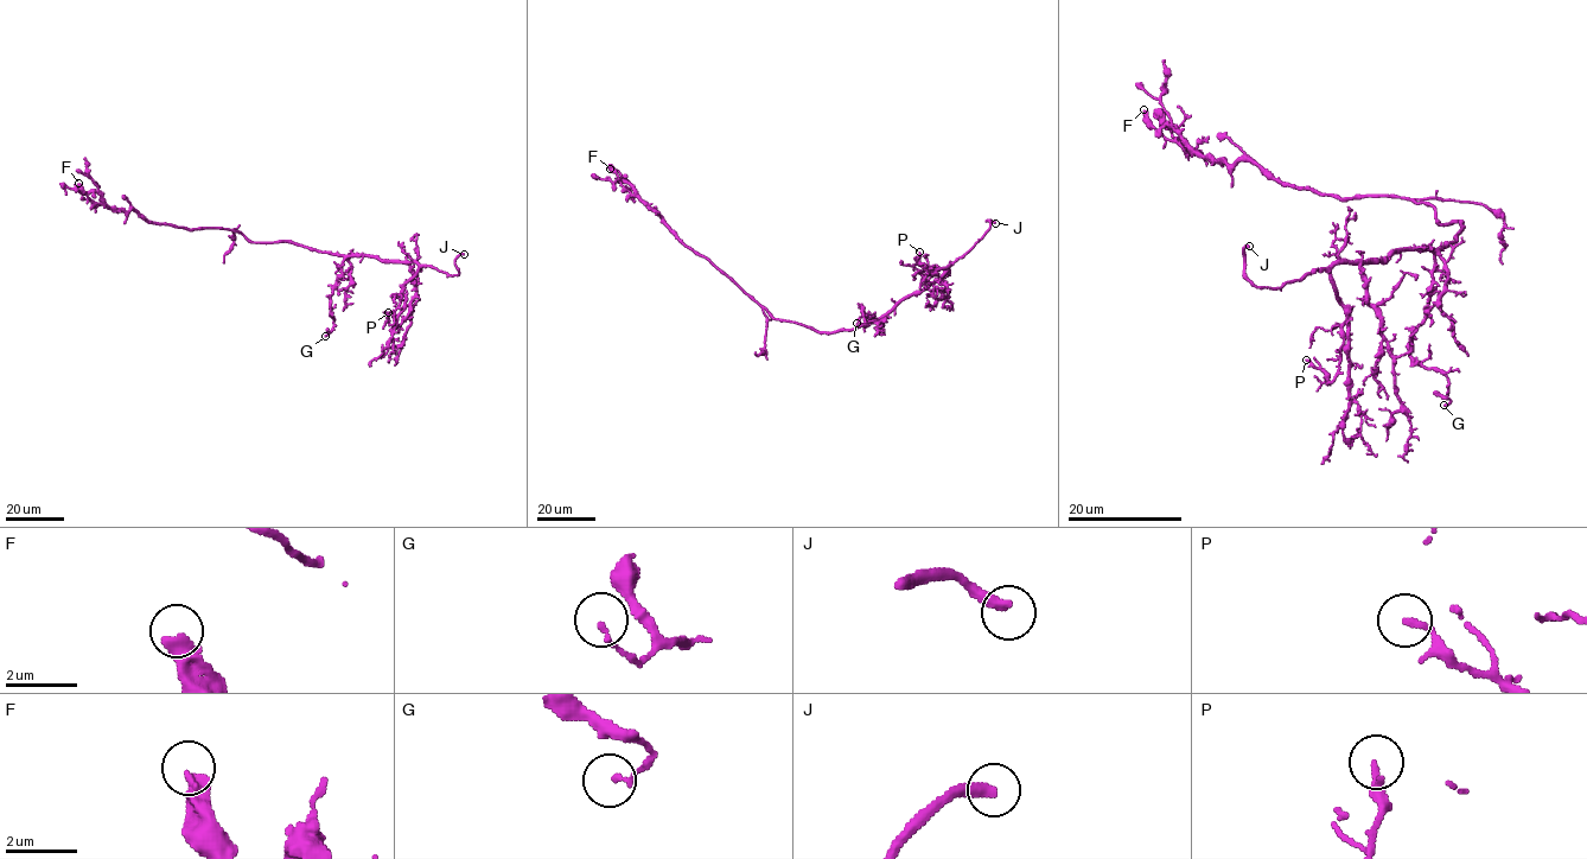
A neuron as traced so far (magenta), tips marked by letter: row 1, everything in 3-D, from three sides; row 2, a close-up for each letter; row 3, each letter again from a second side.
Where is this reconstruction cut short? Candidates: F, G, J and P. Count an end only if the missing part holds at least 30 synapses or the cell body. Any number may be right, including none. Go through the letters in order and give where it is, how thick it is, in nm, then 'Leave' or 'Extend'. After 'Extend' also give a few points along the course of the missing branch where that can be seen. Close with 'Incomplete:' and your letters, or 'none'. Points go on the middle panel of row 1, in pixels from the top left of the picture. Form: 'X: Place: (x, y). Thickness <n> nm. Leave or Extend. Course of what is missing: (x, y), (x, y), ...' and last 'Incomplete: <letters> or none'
F: Place: (610, 169). Thickness 460 nm. Leave
G: Place: (856, 323). Thickness 140 nm. Leave
J: Place: (995, 223). Thickness 340 nm. Extend. Course of what is missing: (995, 223), (1006, 222), (1032, 237)
P: Place: (919, 252). Thickness 170 nm. Leave
Incomplete: J

